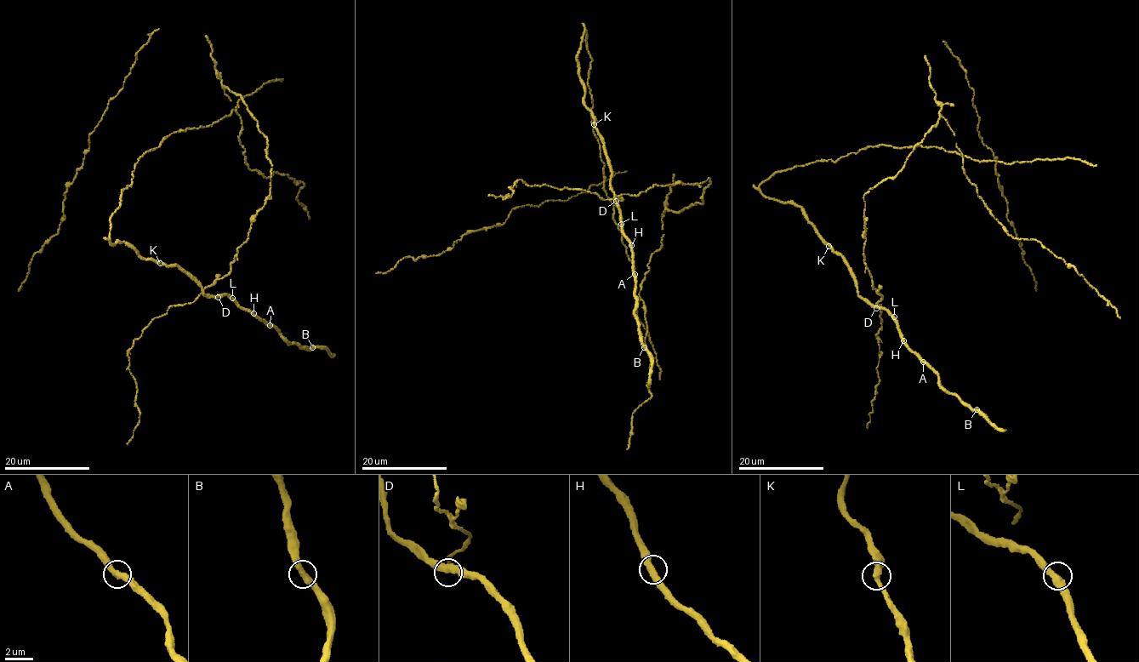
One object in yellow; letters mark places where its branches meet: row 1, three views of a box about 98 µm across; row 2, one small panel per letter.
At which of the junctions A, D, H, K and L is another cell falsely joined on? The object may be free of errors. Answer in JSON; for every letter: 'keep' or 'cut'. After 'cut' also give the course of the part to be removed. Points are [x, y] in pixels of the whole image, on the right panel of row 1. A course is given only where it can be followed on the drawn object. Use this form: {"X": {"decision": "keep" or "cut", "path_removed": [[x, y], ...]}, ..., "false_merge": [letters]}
{"A": {"decision": "keep"}, "D": {"decision": "keep"}, "H": {"decision": "keep"}, "K": {"decision": "keep"}, "L": {"decision": "keep"}, "false_merge": []}

